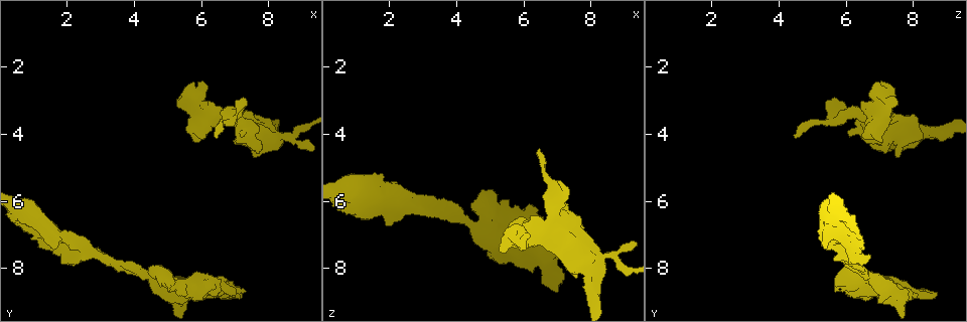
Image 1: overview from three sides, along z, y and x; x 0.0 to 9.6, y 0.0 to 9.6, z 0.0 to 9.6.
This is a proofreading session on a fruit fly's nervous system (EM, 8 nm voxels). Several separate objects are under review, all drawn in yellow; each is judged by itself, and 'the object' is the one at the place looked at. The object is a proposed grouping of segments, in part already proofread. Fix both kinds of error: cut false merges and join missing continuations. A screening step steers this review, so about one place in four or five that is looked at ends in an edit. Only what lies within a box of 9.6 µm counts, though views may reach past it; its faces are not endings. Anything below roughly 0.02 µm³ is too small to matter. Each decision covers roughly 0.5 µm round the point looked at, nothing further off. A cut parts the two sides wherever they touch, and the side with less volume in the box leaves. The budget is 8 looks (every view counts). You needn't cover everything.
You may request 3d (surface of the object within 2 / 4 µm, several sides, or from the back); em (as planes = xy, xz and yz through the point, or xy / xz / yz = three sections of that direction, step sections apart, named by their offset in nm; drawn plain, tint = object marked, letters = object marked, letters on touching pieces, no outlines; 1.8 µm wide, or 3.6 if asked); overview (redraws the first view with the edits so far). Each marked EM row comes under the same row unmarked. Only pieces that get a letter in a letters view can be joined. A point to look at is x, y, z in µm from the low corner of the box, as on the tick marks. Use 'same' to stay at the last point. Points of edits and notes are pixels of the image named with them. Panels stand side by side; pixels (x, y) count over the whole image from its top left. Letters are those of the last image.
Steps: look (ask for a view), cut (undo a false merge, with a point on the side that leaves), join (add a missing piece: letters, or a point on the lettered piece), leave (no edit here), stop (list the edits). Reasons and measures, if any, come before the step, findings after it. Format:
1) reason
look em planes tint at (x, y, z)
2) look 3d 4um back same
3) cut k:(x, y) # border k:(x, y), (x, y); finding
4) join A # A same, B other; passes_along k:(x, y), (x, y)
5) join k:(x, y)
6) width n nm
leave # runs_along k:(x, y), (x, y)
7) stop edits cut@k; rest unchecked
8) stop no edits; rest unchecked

tapers out
look em planes letters at (6.45, 4.05, 4.40)

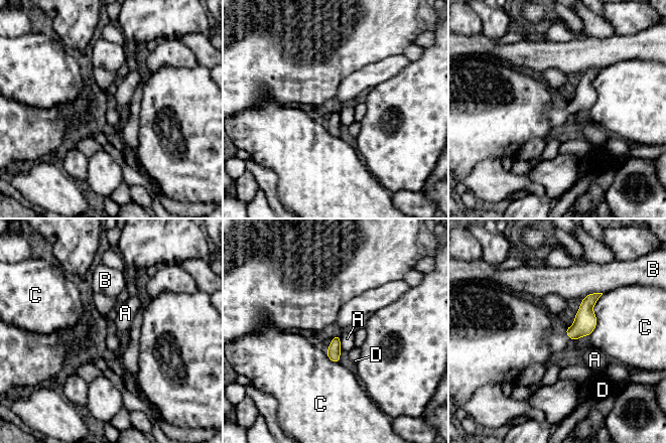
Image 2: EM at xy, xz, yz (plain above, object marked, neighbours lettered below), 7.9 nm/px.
width 100 nm
leave # A other, B other, C other, D other; border 2:(338, 335), (341, 341), (341, 349); none of them fits

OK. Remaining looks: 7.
branch stops here
look em 3.6um planes letters at (6.25, 3.00, 6.50)

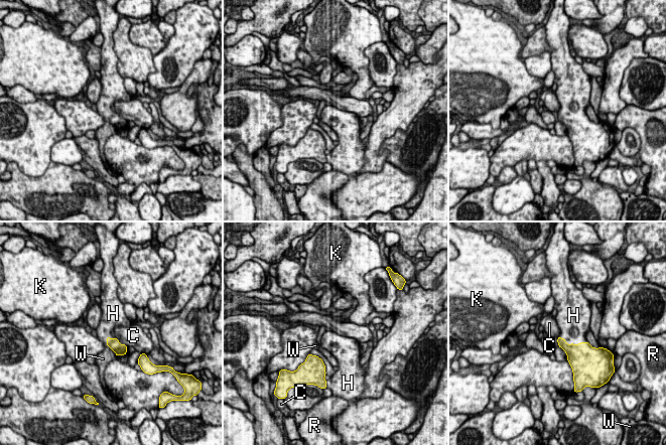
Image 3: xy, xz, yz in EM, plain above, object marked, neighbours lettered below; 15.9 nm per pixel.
longest_contact H 460 nm
join H # C other, H same, K other, R other, W other; it goes on there

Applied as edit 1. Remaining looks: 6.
look overview

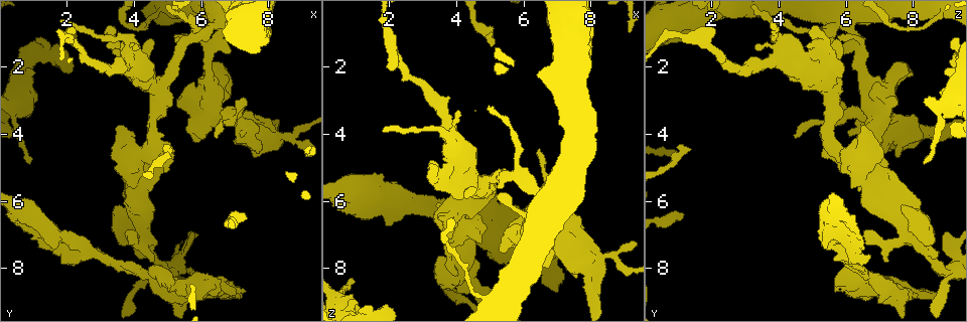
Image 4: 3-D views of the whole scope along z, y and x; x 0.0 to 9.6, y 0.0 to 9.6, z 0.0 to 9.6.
stops while still wide
look em planes letters at (3.40, 6.85, 7.85)

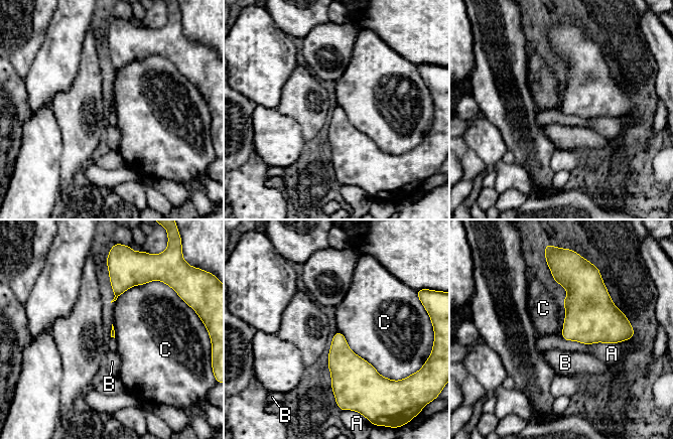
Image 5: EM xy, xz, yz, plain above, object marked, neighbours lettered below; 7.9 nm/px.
leave # A other, B other, C other; border 5:(339, 330), (352, 350), (389, 379); none of them fits

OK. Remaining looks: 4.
stop edits join@3; rest unchecked

